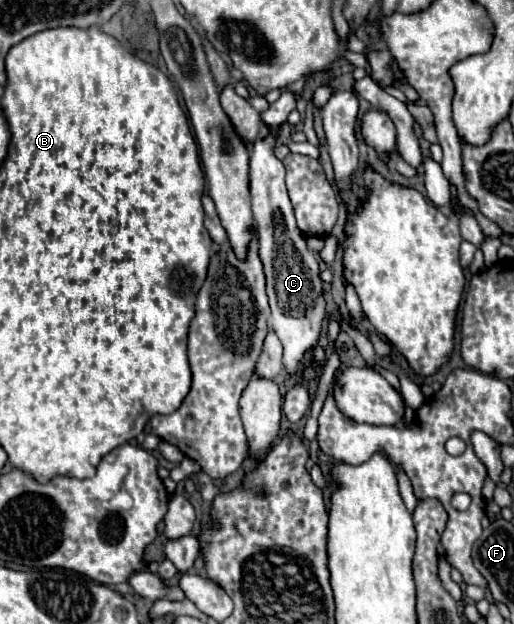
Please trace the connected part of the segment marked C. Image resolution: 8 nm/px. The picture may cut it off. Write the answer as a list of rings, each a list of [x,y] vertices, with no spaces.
[[[284,89],[280,99],[272,103],[266,111],[260,113],[262,123],[270,129],[264,139],[258,139],[252,145],[250,153],[250,193],[252,193],[252,213],[258,227],[258,243],[260,243],[260,259],[266,275],[266,293],[270,303],[270,327],[280,337],[284,345],[284,369],[290,375],[300,373],[300,363],[304,355],[316,347],[326,319],[326,301],[320,279],[320,265],[312,249],[306,245],[306,237],[298,231],[294,211],[290,205],[290,197],[286,193],[284,177],[286,169],[280,159],[274,155],[274,143],[278,139],[278,131],[286,123],[290,111],[296,109],[294,95]]]

